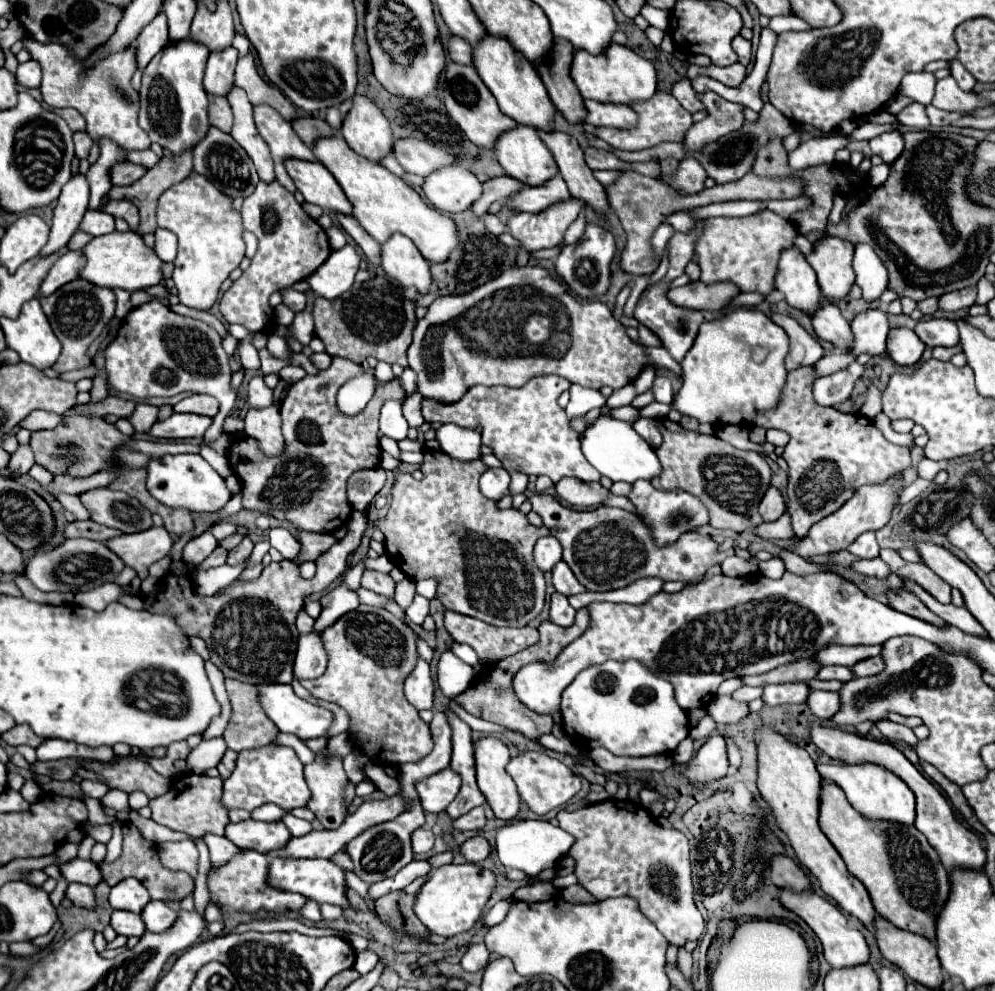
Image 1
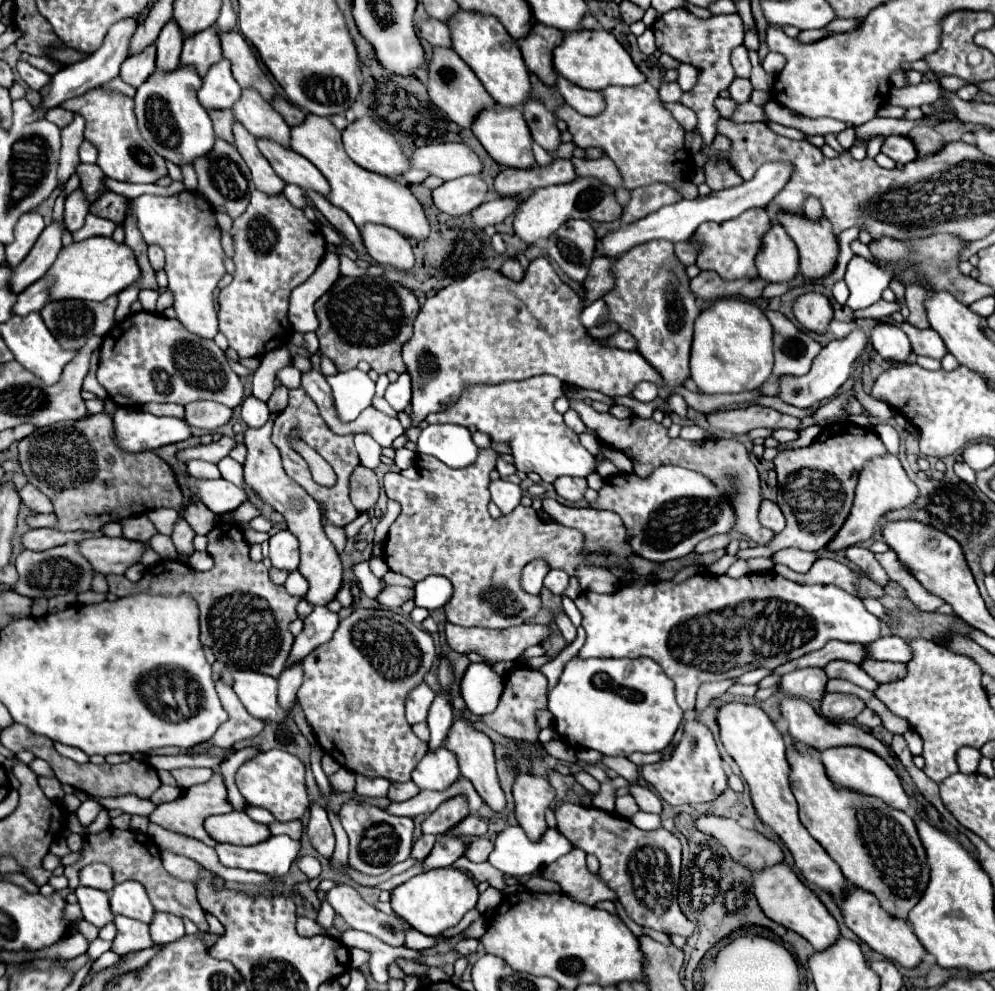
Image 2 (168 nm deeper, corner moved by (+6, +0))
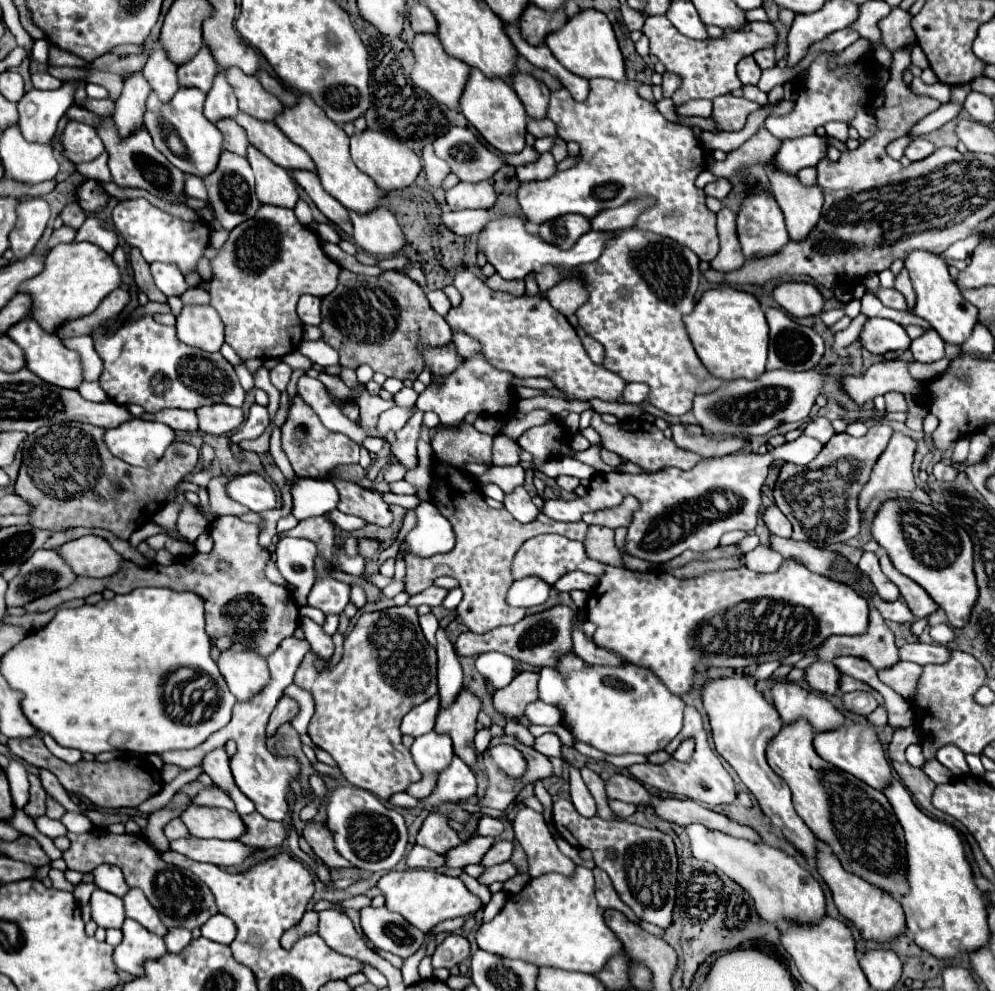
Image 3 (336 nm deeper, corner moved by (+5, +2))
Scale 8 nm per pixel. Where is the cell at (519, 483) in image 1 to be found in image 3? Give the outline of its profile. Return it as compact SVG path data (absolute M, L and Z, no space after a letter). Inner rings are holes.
M496 436L494 438L494 448L492 448L492 464L494 466L512 466L518 464L518 446L514 440L508 436Z

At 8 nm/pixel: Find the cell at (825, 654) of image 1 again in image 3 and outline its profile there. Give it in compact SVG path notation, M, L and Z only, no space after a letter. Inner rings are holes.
M908 642L898 648L900 660L916 662L916 664L940 664L948 660L950 650L942 644L924 644L924 642Z

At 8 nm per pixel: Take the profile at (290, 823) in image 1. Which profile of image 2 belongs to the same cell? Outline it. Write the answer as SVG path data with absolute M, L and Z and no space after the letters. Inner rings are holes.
M247 804L247 806L245 806L245 814L247 814L251 820L261 822L261 824L271 824L271 822L275 822L275 818L271 816L271 812L267 812L267 810L259 808L259 806Z

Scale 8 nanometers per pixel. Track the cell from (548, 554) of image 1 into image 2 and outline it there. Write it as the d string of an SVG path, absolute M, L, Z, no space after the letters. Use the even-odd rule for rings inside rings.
M533 560L529 562L523 572L521 572L521 588L527 592L527 594L541 594L541 588L543 588L543 578L547 576L549 568L543 560Z

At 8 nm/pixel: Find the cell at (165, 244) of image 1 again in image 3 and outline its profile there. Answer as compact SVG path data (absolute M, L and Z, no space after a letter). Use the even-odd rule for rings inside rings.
M152 262L150 264L152 276L156 286L166 294L166 296L180 296L188 286L184 282L184 276L180 274L180 270L172 268L170 264L164 262Z

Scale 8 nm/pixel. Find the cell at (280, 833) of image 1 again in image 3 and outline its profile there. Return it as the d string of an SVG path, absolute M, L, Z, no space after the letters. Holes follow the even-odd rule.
M188 806L182 812L182 822L196 838L222 838L236 840L246 834L246 824L242 822L238 812L206 808L206 806Z

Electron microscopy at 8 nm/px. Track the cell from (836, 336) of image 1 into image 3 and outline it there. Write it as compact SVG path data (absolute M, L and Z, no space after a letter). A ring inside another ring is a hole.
M788 282L780 284L774 290L776 302L796 318L818 316L824 310L824 298L816 286L806 282Z

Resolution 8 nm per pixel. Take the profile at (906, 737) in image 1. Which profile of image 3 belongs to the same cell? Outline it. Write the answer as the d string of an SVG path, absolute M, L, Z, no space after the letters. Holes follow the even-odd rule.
M932 760L932 764L924 764L922 770L924 770L936 784L944 784L944 782L950 782L950 780L954 778L952 772L950 772L946 766L942 766L938 760Z

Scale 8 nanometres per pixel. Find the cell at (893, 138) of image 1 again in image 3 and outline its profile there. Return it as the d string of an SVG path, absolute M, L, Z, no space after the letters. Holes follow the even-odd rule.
M916 138L916 140L912 140L912 142L906 146L904 156L914 162L914 160L926 158L928 154L932 154L932 150L936 150L936 146L934 146L932 142L928 142L928 140L924 140L924 138Z

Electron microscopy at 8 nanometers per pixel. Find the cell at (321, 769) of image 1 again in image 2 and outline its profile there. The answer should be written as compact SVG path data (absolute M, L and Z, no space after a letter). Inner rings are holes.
M319 804L311 806L311 820L307 824L307 836L309 836L311 846L321 856L331 858L333 848L335 848L335 834L333 834L333 828L329 824L327 812Z

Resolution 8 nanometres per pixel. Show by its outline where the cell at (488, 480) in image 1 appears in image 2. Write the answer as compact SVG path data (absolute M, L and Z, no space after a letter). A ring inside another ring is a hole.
M503 480L491 482L489 490L491 490L491 500L501 508L503 514L511 514L519 506L521 496L523 496L519 484L511 484Z

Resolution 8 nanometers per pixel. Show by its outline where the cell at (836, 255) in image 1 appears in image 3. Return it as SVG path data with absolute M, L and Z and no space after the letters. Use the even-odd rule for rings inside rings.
M768 170L770 190L786 218L788 234L794 242L802 242L810 236L820 220L824 196L818 186L802 186L798 178L784 178L784 174L772 174Z

